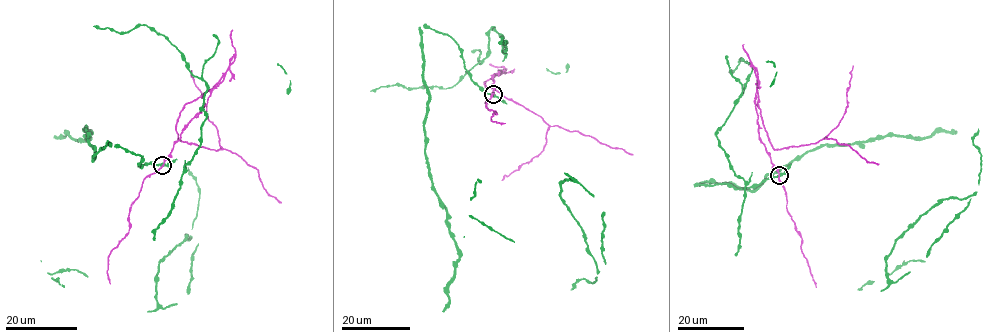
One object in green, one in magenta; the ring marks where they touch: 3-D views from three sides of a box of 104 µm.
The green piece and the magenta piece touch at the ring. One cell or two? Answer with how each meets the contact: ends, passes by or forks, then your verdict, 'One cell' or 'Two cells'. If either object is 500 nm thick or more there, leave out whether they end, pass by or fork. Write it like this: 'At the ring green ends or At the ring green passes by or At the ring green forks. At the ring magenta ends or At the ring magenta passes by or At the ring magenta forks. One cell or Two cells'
Two cells

